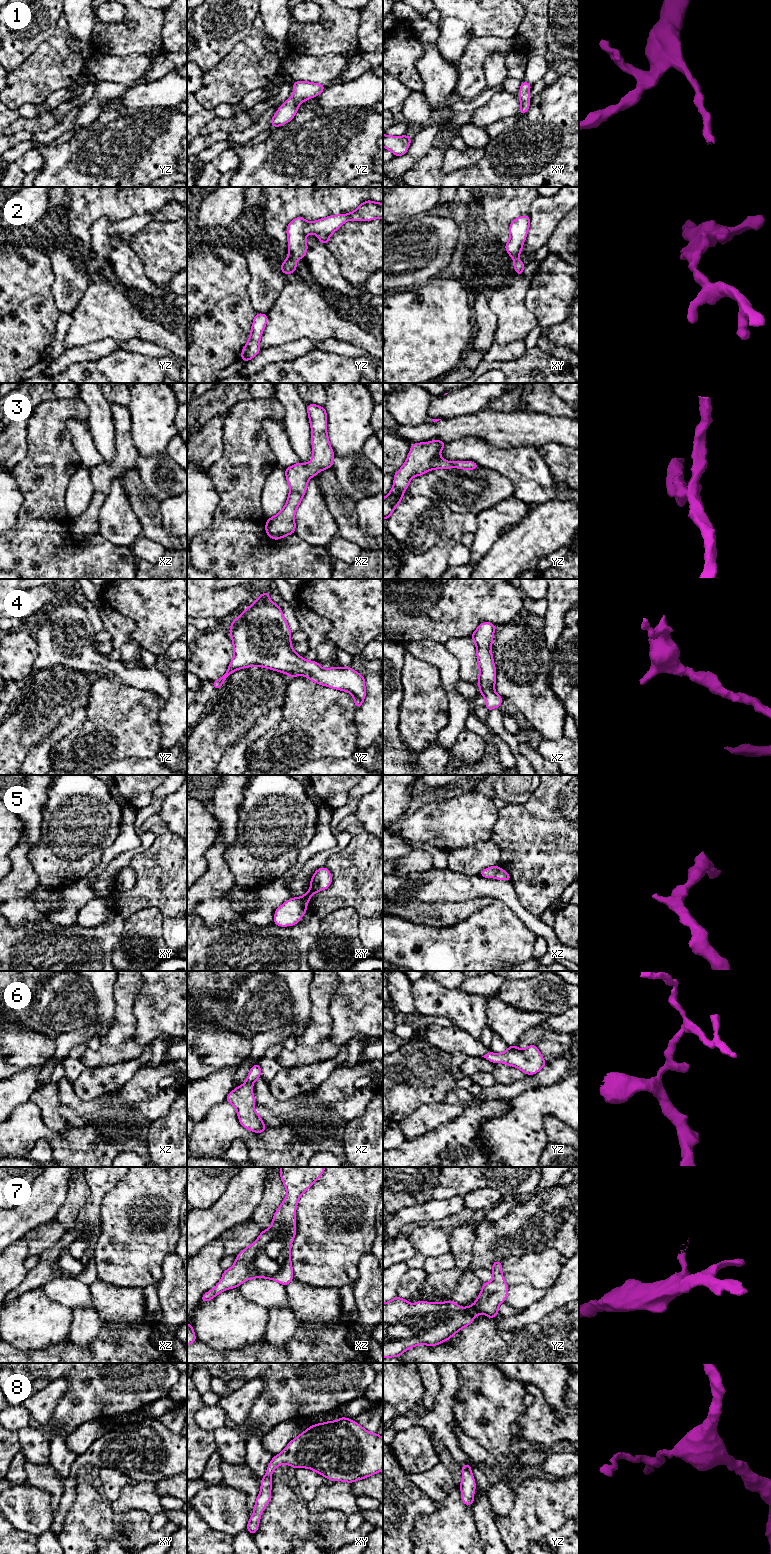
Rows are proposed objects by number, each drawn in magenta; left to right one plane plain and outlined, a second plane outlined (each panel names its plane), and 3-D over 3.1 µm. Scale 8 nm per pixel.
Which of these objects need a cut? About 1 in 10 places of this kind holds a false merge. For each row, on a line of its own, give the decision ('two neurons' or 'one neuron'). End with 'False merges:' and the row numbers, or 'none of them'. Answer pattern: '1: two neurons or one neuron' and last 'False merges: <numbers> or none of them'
1: one neuron
2: one neuron
3: one neuron
4: one neuron
5: one neuron
6: one neuron
7: one neuron
8: one neuron
False merges: none of them

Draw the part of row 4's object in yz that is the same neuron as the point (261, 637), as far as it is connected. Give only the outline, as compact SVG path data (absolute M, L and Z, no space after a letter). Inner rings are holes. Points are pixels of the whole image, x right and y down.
M267 590L231 622L229 632L233 642L234 656L226 673L212 682L215 690L219 690L224 681L234 671L259 666L285 673L292 678L300 674L314 683L348 692L353 696L357 709L364 702L366 696L365 677L360 673L350 666L322 668L317 661L308 661L293 650L291 630L281 608L270 600Z

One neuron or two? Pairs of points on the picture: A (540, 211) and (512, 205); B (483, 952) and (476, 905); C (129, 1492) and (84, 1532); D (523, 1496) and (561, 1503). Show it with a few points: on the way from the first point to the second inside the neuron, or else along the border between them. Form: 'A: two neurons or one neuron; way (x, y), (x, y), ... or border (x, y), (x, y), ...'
A: two neurons; border (537, 197), (531, 205), (529, 215)
B: two neurons; border (495, 899), (484, 908), (456, 922)
C: two neurons; border (109, 1504), (118, 1512), (134, 1509)
D: one neuron; way (532, 1497), (552, 1499)

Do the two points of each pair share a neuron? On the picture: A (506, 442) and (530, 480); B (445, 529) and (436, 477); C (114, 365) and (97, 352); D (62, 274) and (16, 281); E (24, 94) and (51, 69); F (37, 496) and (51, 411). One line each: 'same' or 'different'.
A: different
B: different
C: different
D: different
E: same
F: same

